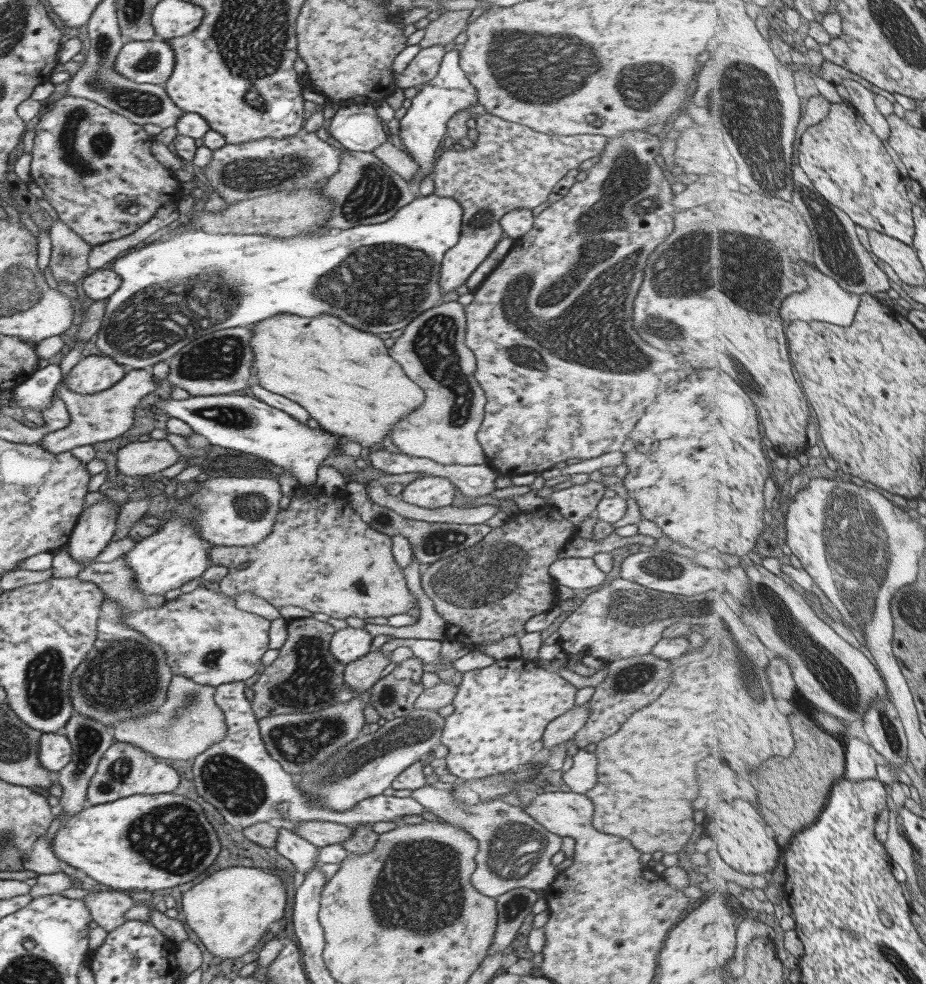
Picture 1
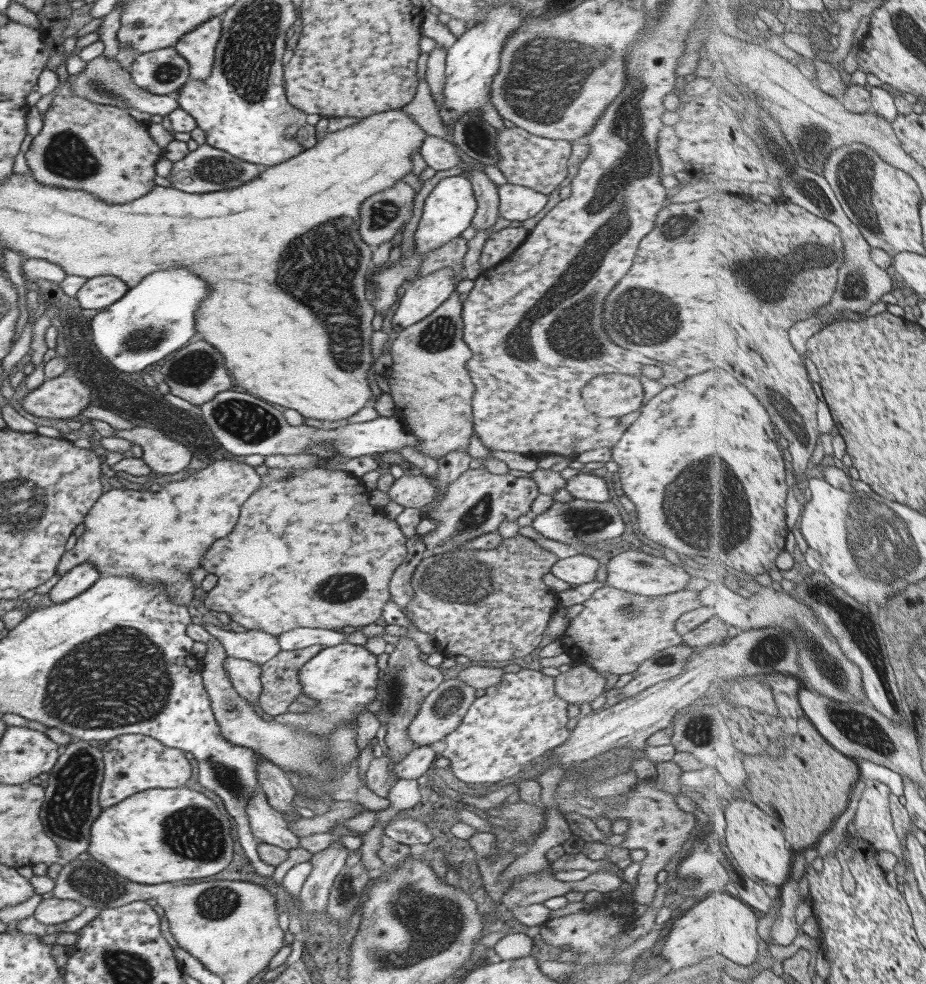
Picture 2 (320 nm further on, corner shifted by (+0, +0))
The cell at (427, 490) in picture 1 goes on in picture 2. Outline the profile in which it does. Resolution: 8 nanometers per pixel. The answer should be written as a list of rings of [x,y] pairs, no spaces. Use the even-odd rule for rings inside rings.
[[[402,475],[394,479],[387,490],[389,500],[404,508],[420,510],[435,496],[434,486],[421,475]]]

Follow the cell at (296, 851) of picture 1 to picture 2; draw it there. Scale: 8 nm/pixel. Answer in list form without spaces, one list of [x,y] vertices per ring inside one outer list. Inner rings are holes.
[[[261,790],[247,799],[245,813],[252,835],[261,838],[265,844],[275,845],[286,851],[298,847],[299,839],[288,830],[281,814],[271,808]]]

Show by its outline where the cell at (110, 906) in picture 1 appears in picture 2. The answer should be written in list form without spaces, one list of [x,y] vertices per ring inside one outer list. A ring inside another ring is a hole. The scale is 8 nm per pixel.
[[[45,896],[32,915],[41,924],[59,924],[77,916],[84,908],[85,906],[81,906],[74,900]]]

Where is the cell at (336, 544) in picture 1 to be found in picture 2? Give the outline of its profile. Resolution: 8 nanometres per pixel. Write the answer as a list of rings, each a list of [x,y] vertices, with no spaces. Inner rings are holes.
[[[323,461],[305,466],[305,468],[267,467],[265,475],[260,476],[260,485],[239,507],[236,526],[227,536],[215,540],[205,551],[203,558],[200,558],[199,567],[217,577],[215,586],[206,592],[204,607],[214,613],[225,612],[233,622],[243,626],[246,630],[262,630],[275,637],[294,628],[323,628],[334,631],[343,626],[353,626],[357,629],[375,622],[382,613],[383,605],[390,598],[388,584],[392,574],[406,556],[406,538],[393,519],[367,504],[368,493],[369,490],[361,484],[358,477],[353,477],[343,471],[326,469],[323,467]]]

